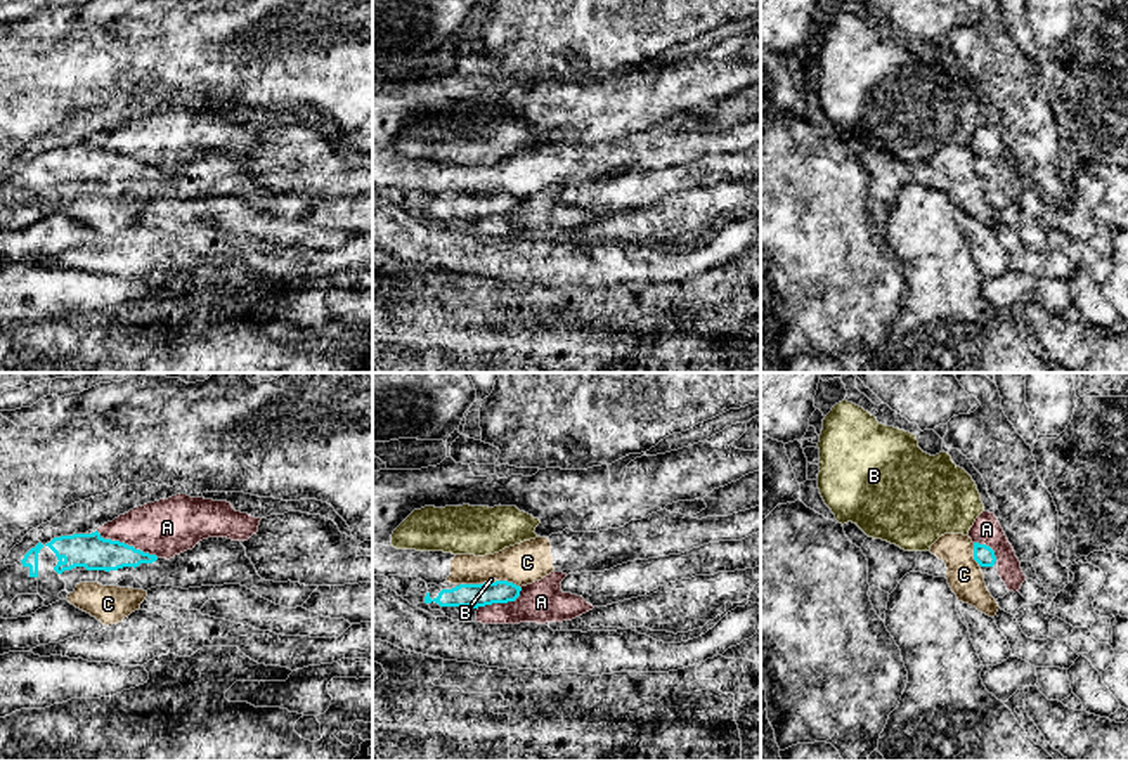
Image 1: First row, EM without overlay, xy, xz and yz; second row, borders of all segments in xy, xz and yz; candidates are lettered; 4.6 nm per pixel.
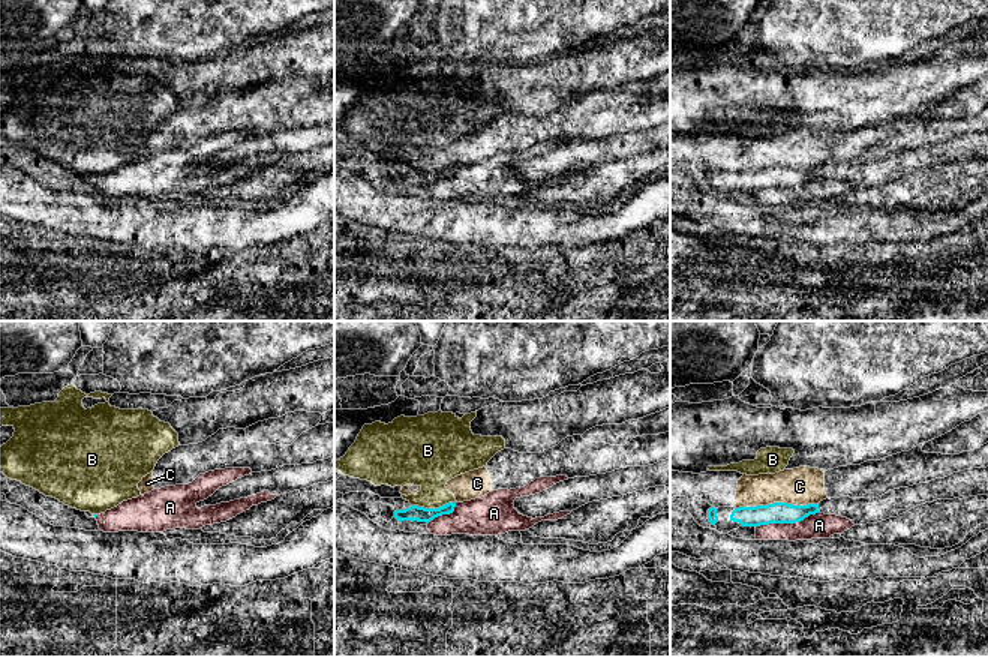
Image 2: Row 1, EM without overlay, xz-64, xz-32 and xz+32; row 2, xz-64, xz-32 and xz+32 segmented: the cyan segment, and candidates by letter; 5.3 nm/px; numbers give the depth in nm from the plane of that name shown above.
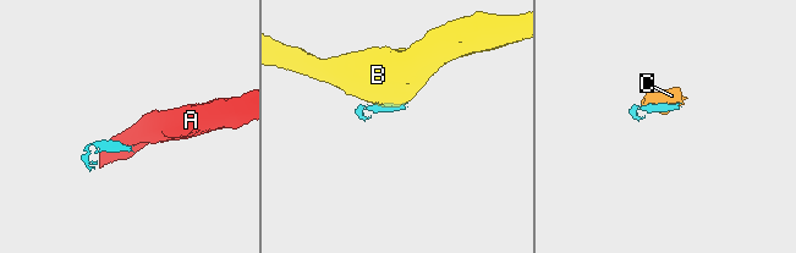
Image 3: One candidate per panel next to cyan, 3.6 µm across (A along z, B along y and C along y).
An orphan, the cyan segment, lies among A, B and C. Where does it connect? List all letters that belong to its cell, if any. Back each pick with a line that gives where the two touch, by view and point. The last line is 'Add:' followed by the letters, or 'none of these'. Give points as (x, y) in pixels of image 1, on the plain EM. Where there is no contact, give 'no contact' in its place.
Add: none of these

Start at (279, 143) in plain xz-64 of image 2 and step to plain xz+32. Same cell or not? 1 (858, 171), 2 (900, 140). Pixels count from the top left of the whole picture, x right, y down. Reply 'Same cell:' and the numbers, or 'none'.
Same cell: 1

